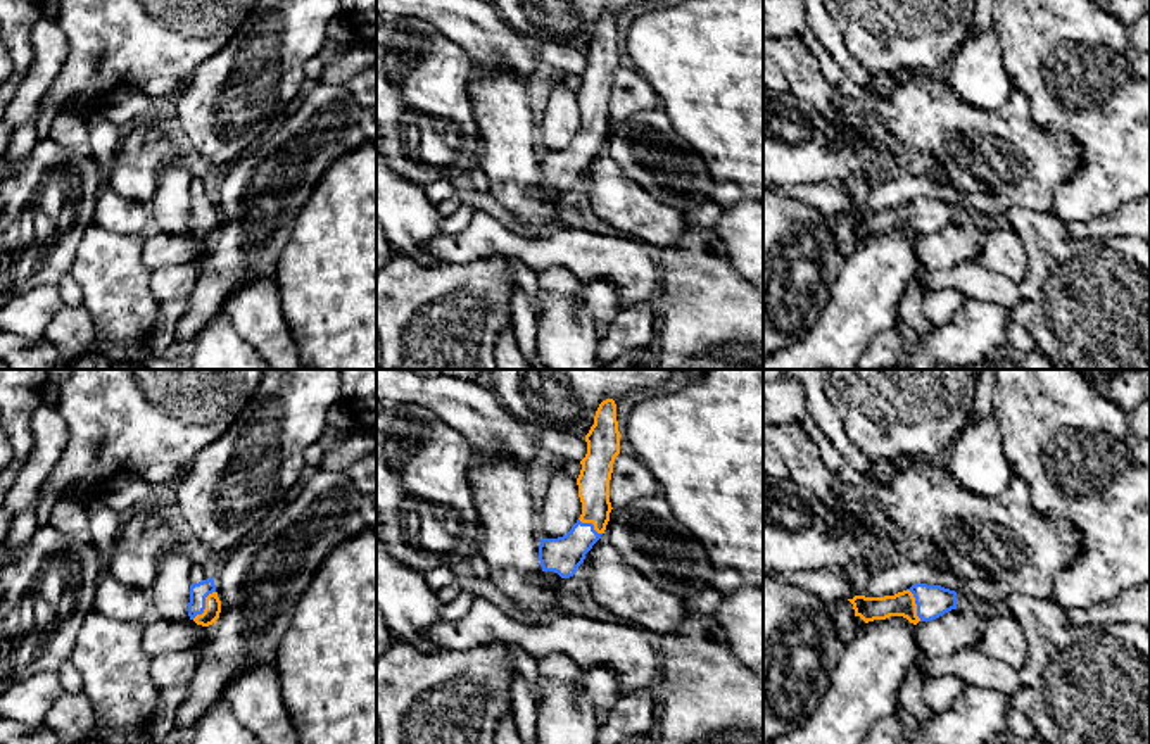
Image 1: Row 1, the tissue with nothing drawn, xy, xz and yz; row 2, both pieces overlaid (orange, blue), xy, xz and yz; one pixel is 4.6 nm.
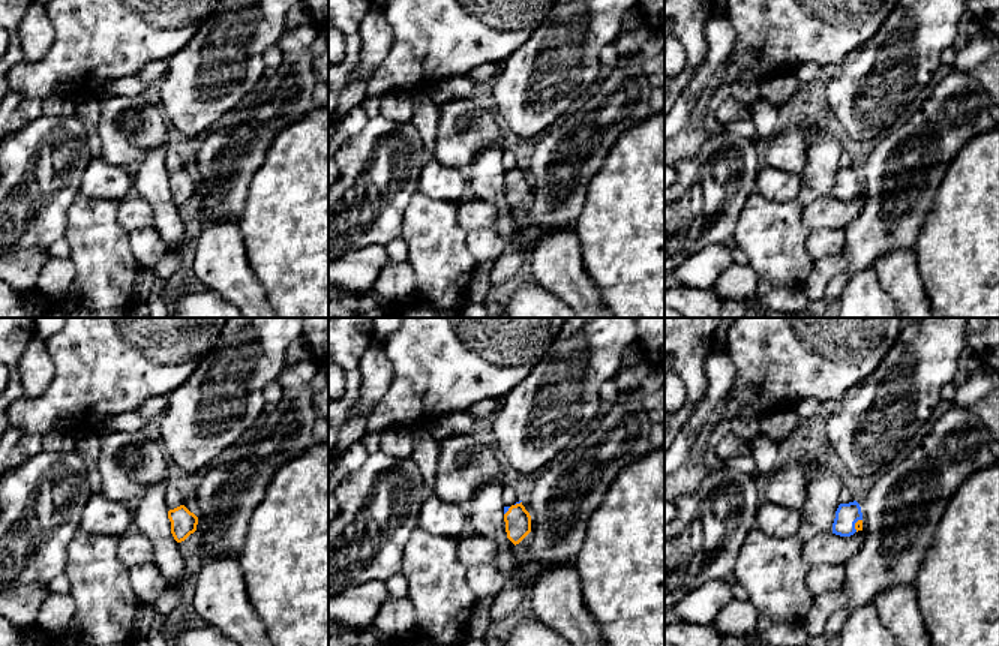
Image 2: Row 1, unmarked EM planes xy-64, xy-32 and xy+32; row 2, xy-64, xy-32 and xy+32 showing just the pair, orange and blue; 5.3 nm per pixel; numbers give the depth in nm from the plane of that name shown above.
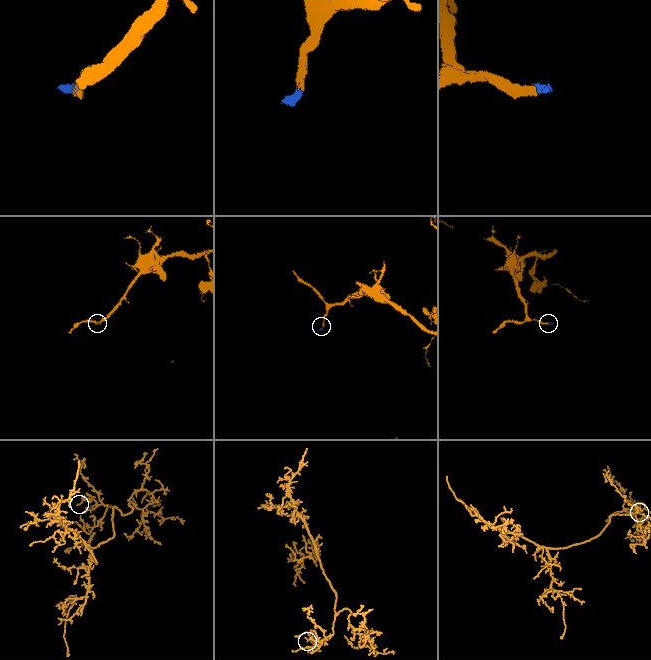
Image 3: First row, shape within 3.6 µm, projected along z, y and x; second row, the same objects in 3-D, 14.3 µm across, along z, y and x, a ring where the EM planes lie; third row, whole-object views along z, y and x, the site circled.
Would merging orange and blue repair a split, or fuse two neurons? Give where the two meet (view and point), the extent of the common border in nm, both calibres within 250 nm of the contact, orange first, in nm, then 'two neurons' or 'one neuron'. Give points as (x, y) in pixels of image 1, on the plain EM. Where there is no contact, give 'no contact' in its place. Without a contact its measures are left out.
contact xy (206, 220); length 170 nm; calibres 80 and 80 nm; one neuron

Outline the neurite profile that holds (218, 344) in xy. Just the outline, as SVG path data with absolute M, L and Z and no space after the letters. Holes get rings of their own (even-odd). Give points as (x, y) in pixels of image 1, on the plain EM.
M221 312L199 331L190 369L271 369Z

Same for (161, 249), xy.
M152 228L145 236L142 255L150 269L159 269L202 261L212 245L214 236L202 240L195 235L164 233Z

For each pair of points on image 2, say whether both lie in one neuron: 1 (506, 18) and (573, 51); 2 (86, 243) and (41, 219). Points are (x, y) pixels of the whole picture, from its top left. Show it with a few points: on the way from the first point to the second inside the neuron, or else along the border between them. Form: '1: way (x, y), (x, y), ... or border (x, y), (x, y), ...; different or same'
1: border (548, 15), (509, 56); different
2: border (74, 198), (66, 213), (66, 233), (63, 236); different

